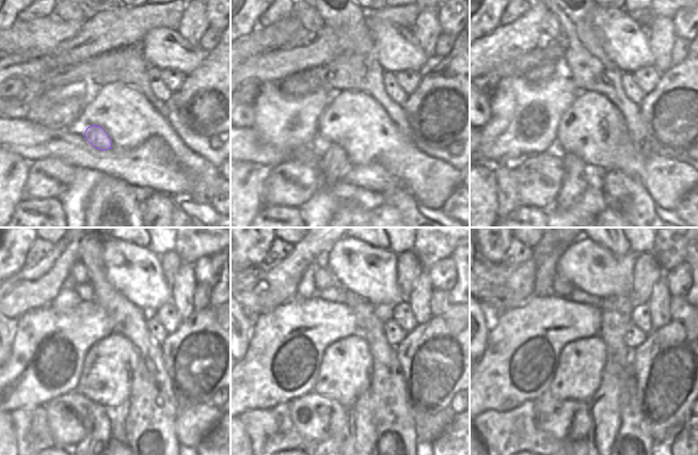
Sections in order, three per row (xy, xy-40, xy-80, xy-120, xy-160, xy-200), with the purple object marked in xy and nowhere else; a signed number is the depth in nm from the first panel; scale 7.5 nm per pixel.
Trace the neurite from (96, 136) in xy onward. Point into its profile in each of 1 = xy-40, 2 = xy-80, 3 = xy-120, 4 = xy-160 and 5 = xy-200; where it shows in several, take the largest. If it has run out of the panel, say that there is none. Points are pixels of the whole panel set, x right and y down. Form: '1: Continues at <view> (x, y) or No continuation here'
1: Continues at xy-40 (335, 166)
2: Continues at xy-80 (576, 172)
3: Continues at xy-120 (94, 444)
4: Continues at xy-160 (332, 444)
5: Continues at xy-200 (567, 444)

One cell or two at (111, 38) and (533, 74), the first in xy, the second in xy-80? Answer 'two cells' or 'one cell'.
two cells

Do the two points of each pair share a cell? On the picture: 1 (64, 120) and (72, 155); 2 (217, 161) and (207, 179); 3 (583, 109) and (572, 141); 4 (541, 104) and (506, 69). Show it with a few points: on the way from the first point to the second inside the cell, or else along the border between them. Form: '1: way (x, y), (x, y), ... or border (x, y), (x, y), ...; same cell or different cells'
1: border (42, 125), (51, 128), (76, 126); different cells
2: border (193, 152), (218, 168); different cells
3: way (583, 116), (583, 129), (578, 134); same cell
4: border (523, 75), (510, 75), (497, 79); different cells

